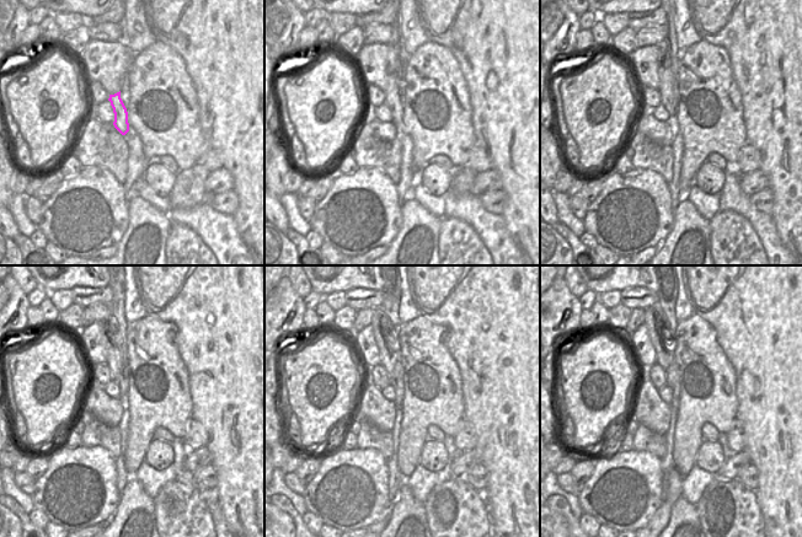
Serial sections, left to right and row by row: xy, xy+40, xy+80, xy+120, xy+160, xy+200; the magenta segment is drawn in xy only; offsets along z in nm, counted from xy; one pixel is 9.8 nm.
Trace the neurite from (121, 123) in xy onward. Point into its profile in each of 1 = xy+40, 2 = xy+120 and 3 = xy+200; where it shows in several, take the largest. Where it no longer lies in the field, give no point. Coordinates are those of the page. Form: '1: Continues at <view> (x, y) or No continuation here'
1: Continues at xy+40 (393, 101)
2: Continues at xy+120 (113, 355)
3: Continues at xy+200 (664, 355)

